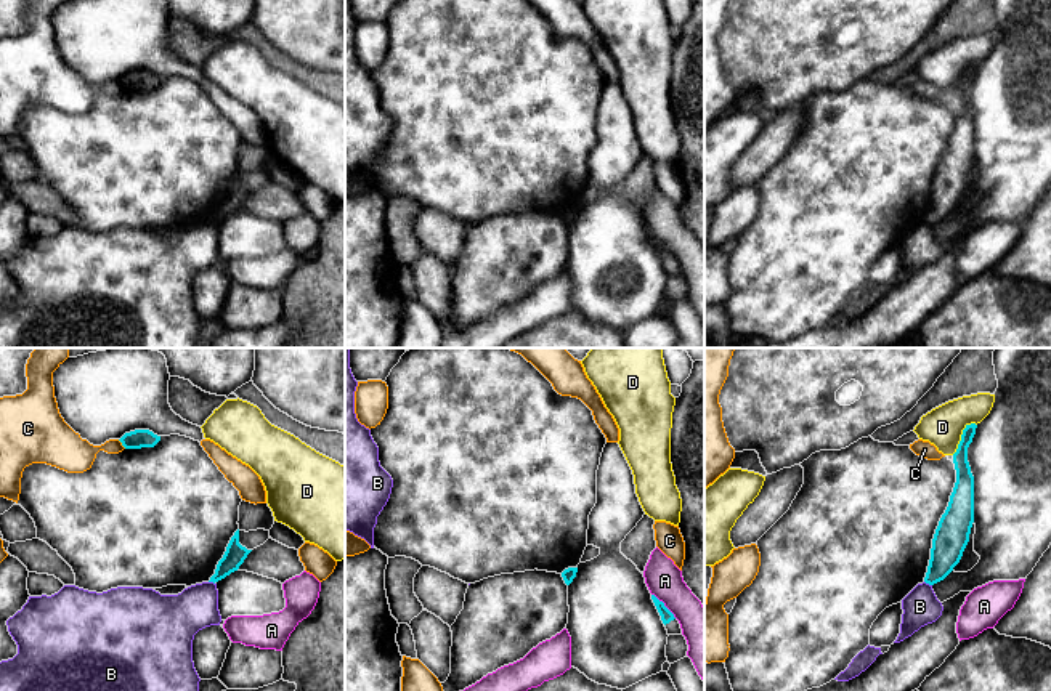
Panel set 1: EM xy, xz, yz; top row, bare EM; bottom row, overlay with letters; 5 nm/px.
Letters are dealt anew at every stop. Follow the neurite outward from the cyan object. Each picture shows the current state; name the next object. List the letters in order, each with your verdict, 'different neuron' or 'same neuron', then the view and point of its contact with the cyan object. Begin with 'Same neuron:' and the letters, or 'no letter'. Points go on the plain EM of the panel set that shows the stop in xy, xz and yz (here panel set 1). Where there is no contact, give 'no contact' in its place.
Same neuron: no letter
A: different neuron | xz (663, 246)
B: different neuron | yz (928, 223)
C: different neuron | xy (122, 85)
D: different neuron | yz (961, 77)

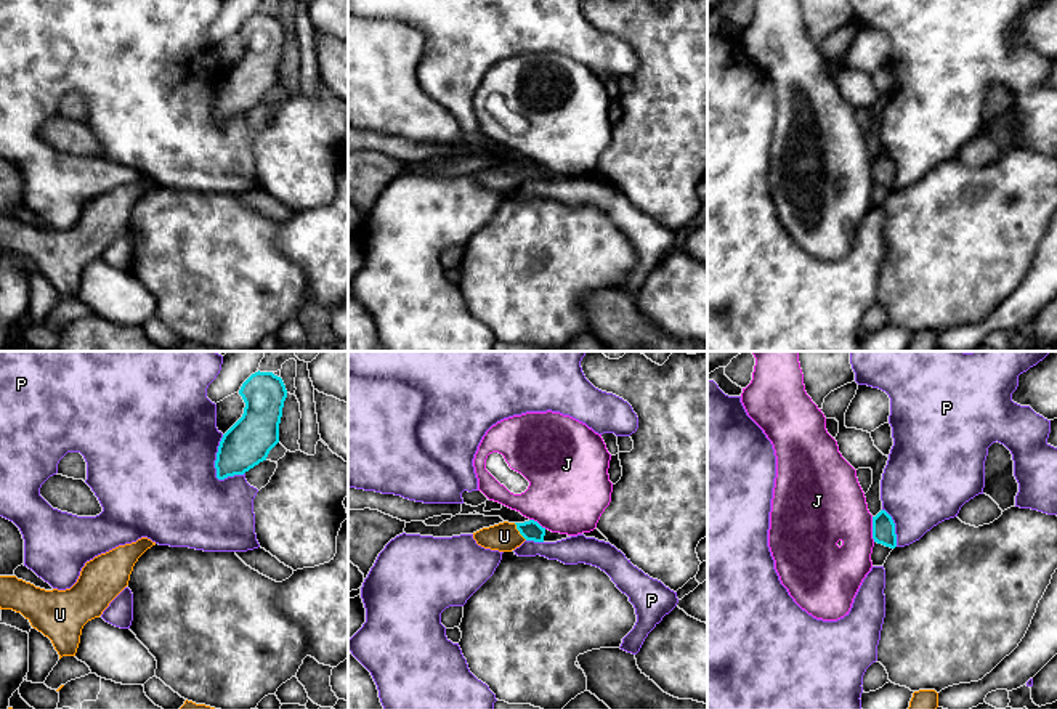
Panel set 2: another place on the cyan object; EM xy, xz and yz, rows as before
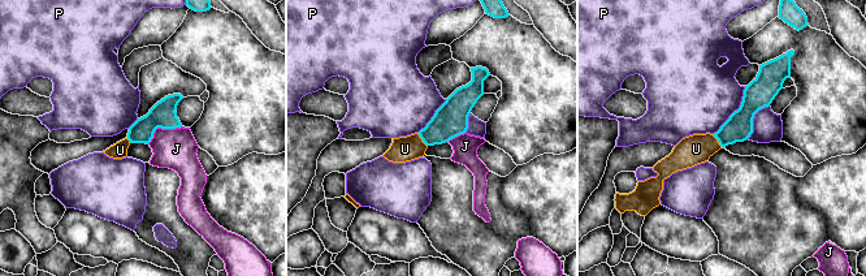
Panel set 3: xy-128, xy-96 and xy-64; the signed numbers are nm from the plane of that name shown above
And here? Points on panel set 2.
Same neuron: U
J: different neuron | yz (873, 170)
P: different neuron | xy (215, 108)
U: same neuron | xz (518, 170)

